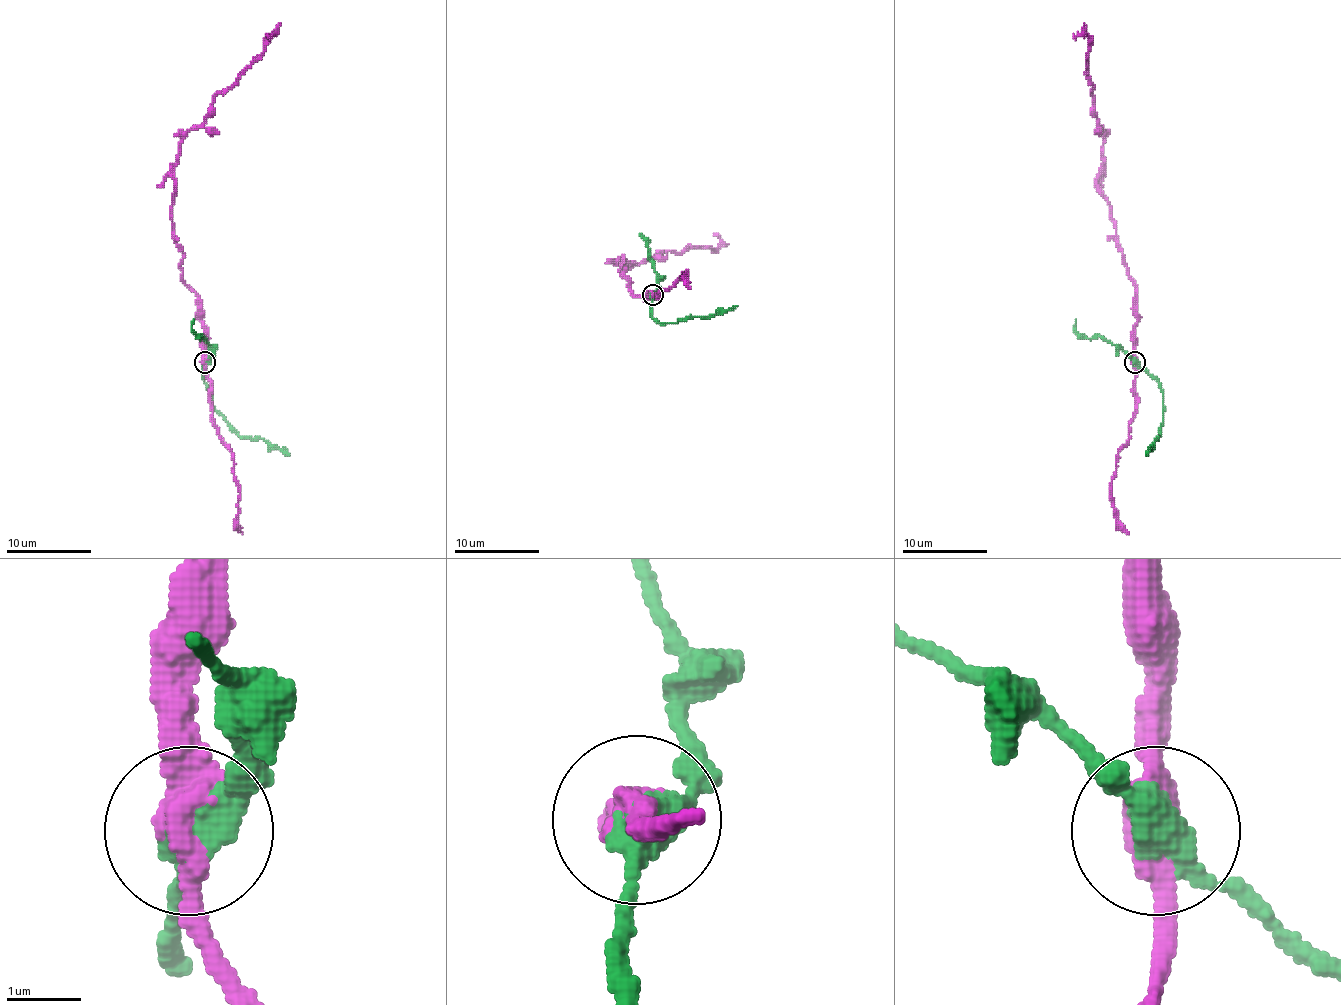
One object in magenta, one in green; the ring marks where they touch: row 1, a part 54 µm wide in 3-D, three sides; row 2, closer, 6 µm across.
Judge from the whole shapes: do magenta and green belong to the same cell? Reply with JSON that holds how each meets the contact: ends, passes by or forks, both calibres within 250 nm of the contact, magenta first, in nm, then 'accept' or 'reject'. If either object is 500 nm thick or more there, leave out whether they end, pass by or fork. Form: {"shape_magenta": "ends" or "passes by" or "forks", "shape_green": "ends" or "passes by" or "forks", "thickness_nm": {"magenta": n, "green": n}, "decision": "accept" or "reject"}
{"shape_magenta": "passes by", "shape_green": "passes by", "thickness_nm": {"magenta": 440, "green": 440}, "decision": "reject"}

